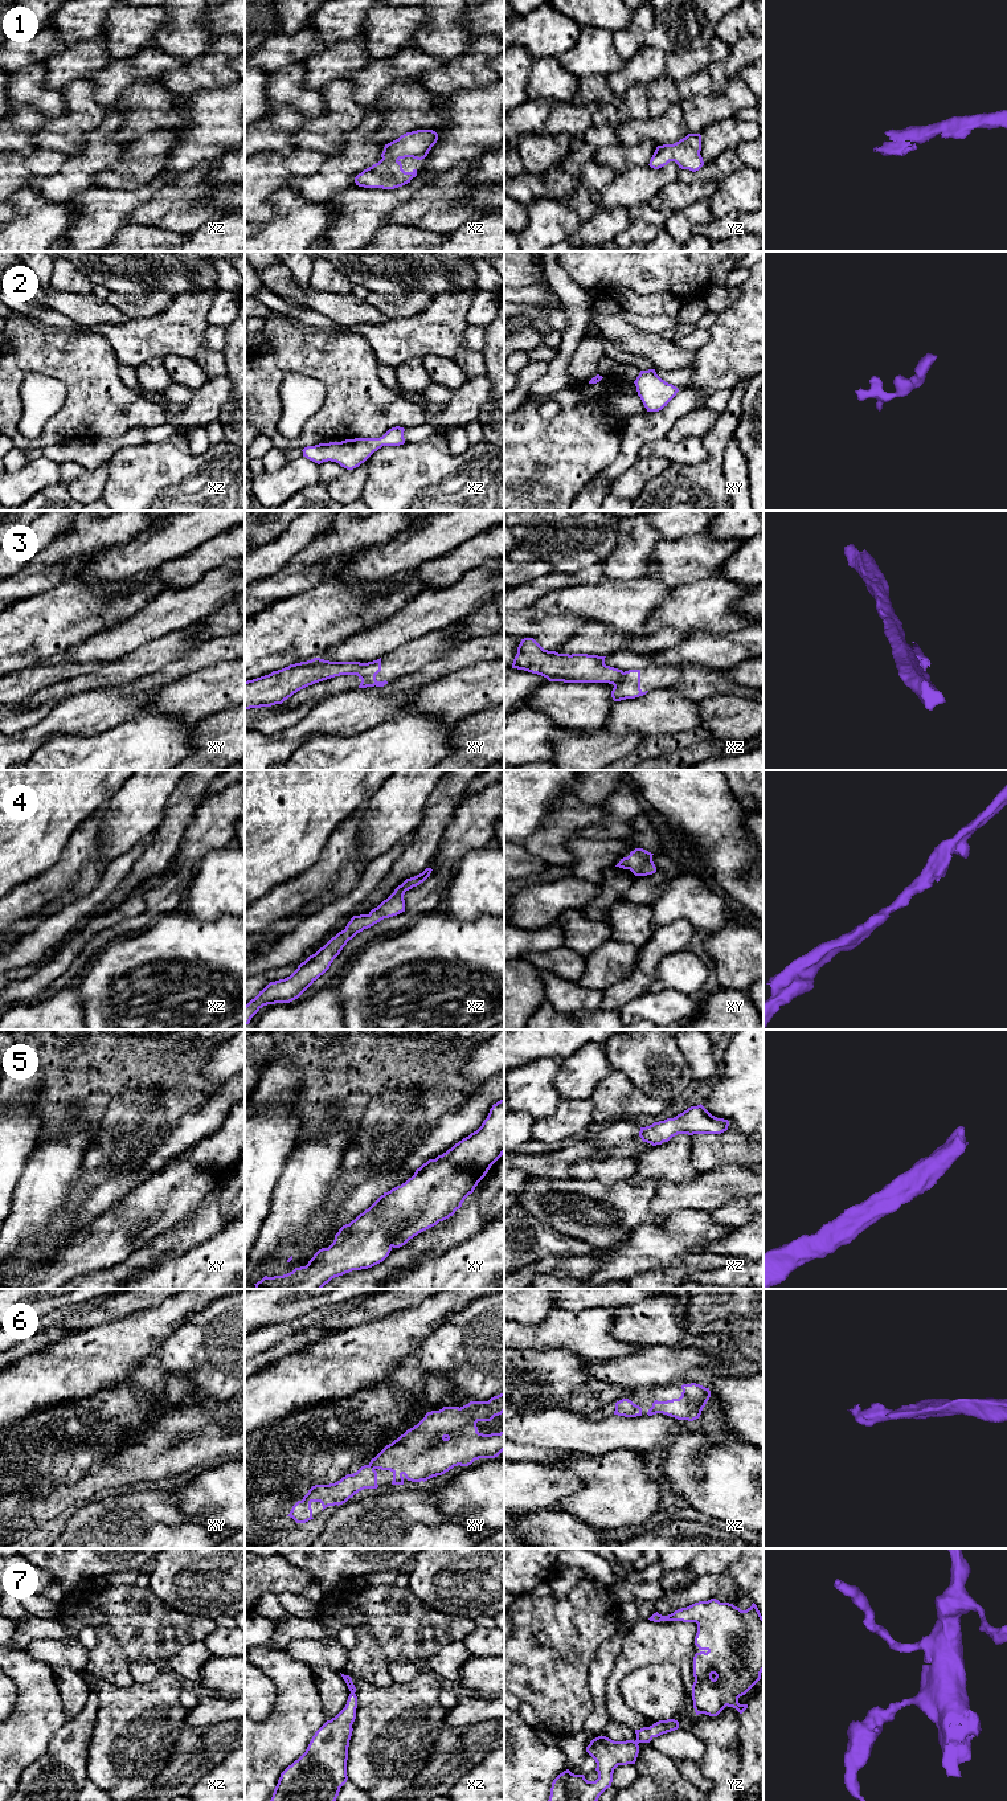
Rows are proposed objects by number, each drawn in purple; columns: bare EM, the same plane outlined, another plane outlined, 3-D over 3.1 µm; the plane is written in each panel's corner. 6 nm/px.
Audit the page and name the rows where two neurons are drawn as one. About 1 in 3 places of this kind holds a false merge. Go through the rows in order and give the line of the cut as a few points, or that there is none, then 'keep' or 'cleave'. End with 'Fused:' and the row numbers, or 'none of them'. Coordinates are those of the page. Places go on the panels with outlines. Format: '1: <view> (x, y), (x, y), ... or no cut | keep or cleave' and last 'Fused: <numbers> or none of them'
1: no cut | keep
2: no cut | keep
3: xz (623, 672), (613, 684) | cleave
4: no cut | keep
5: no cut | keep
6: no cut | keep
7: no cut | keep
Fused: 3

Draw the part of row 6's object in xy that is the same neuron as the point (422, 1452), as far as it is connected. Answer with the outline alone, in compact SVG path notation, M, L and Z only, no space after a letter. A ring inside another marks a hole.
M504 1392L488 1401L470 1401L463 1407L443 1407L431 1411L413 1428L408 1429L392 1444L386 1445L368 1465L356 1473L347 1474L340 1481L329 1485L315 1485L298 1501L287 1516L296 1523L306 1523L312 1518L312 1502L320 1502L323 1510L328 1506L343 1505L364 1489L377 1489L377 1469L393 1473L392 1485L404 1485L404 1479L412 1482L427 1481L442 1475L454 1466L468 1466L479 1458L495 1458L504 1450L504 1432L483 1434L478 1432L478 1421L491 1421L504 1412ZM322 1510L322 1511L323 1511Z

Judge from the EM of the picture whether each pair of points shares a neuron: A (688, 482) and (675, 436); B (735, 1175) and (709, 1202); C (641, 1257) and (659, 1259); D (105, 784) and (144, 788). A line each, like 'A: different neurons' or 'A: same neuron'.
A: different neurons
B: same neuron
C: same neuron
D: different neurons

